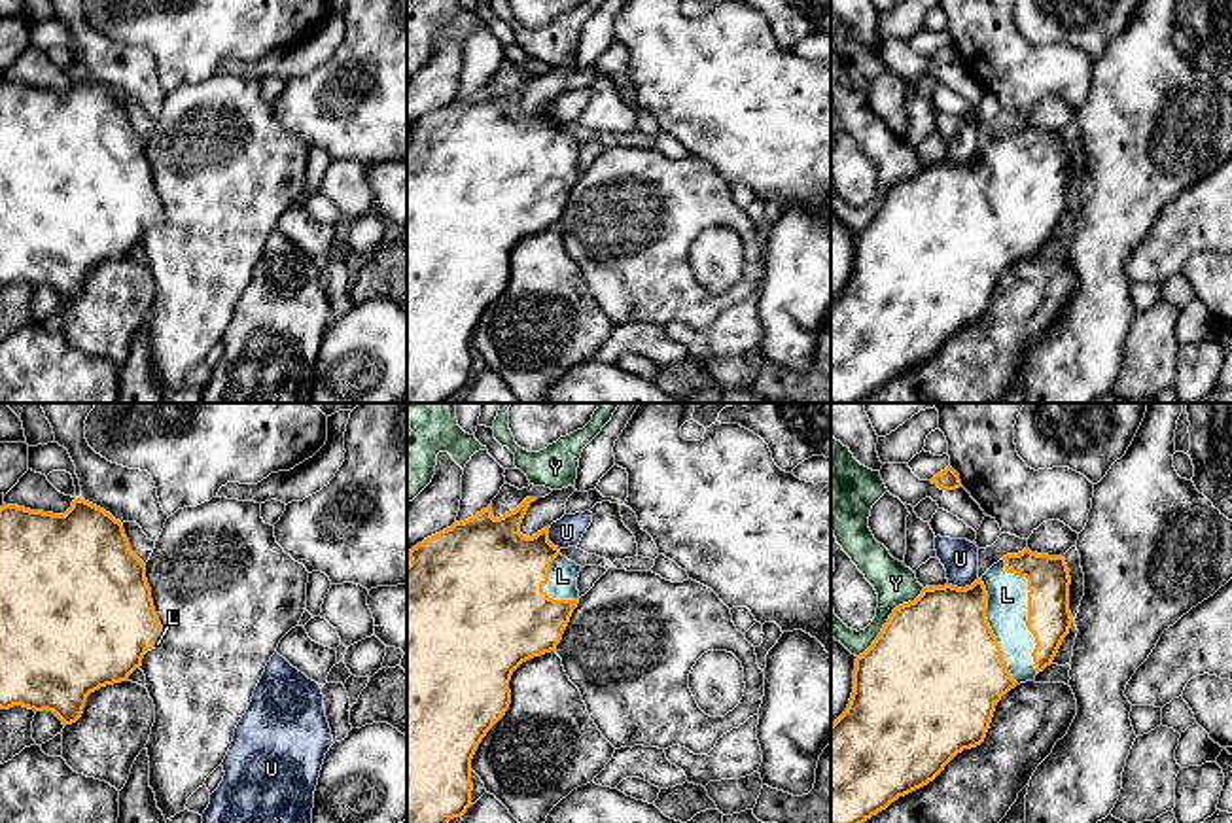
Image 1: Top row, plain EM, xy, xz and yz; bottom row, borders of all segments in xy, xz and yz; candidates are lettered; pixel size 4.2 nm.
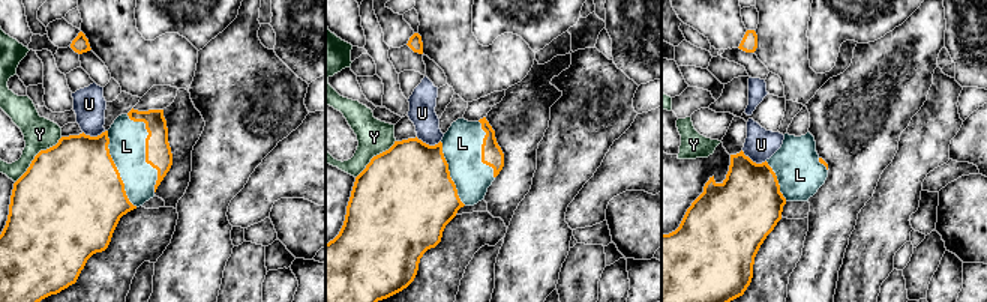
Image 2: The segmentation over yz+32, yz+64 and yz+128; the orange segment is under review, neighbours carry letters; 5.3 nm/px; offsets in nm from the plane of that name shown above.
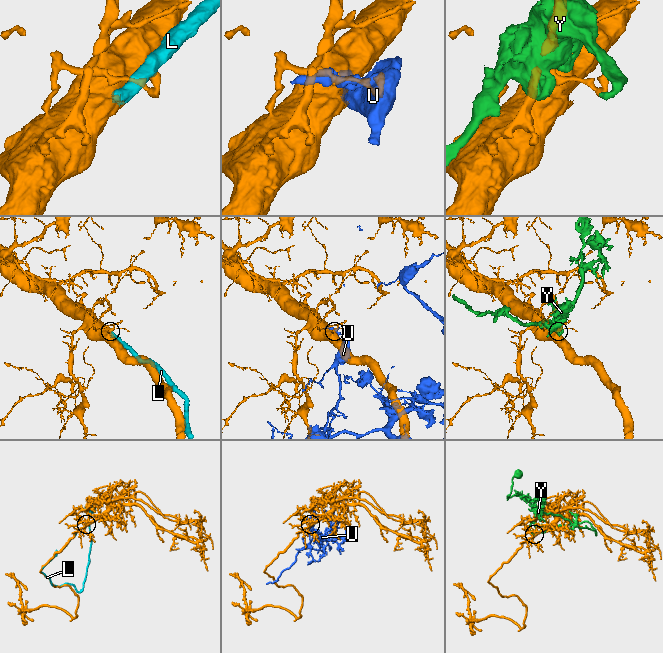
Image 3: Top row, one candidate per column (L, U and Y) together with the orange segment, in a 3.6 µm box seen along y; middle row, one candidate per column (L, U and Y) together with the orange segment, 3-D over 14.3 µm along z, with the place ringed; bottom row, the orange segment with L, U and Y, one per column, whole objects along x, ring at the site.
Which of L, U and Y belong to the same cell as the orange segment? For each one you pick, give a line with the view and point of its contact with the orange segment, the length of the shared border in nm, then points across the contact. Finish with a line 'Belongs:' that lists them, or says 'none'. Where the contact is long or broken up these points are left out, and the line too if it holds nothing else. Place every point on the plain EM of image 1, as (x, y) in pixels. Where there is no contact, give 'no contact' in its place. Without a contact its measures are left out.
L: yz (1028, 186) | 500 nm
Belongs: L

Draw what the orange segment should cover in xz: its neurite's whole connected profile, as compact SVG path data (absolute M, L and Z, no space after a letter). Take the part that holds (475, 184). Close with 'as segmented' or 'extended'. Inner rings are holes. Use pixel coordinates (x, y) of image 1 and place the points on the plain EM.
M526 74L515 87L500 95L492 93L492 81L475 93L454 98L450 104L424 115L413 123L407 132L407 403L445 403L450 395L462 394L471 382L471 335L486 312L486 308L505 291L511 280L509 257L513 248L526 236L541 233L556 225L570 199L573 185L579 180L577 153L581 142L560 131L560 125L549 117L549 104L543 104L532 114L520 110L522 95L532 78Z | extended

